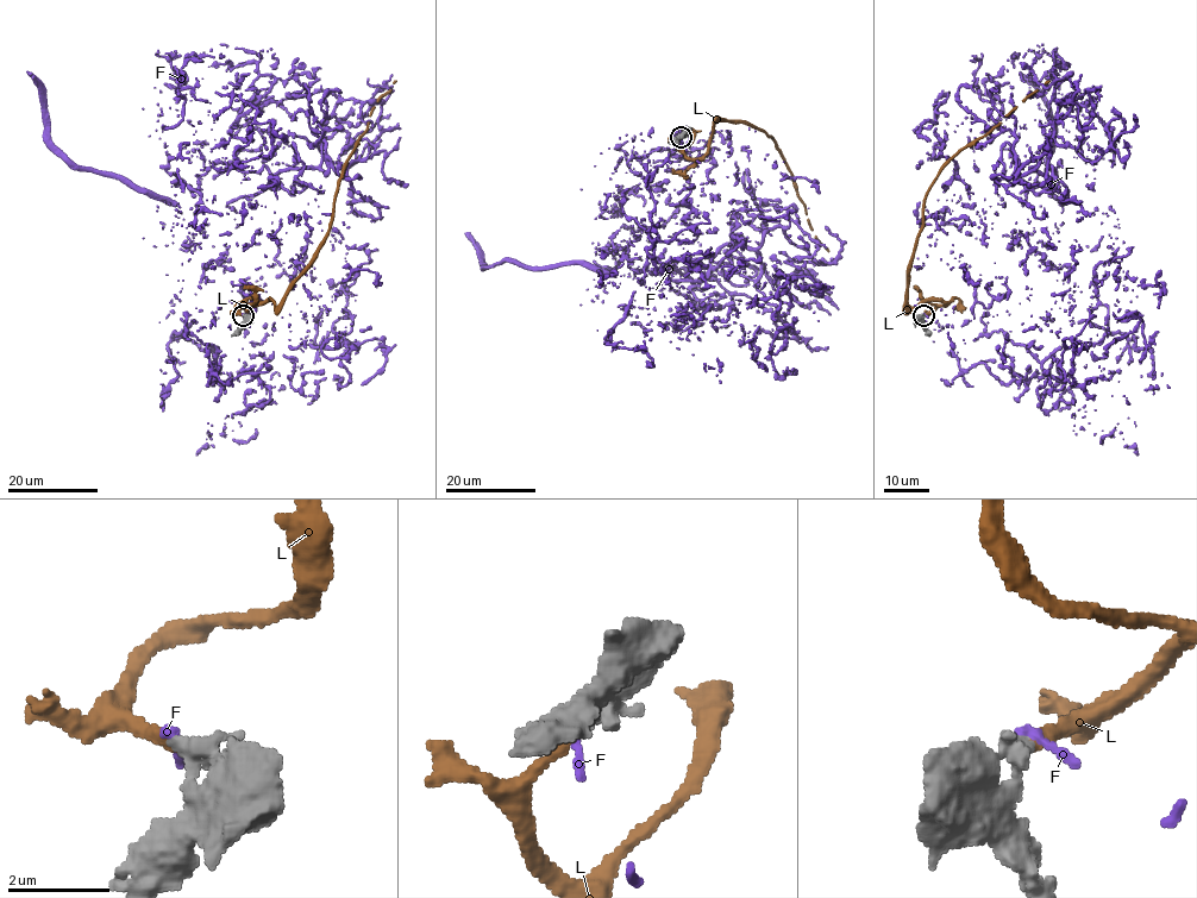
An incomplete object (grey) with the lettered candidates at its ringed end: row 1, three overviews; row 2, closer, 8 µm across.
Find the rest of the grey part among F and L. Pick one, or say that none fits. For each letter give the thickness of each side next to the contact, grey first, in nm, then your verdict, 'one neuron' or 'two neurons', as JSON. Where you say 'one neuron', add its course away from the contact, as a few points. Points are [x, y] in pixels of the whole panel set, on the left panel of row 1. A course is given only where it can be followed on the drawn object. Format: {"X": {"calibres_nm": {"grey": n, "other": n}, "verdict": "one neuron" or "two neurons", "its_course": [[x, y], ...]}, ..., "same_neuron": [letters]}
{"F": {"calibres_nm": {"grey": 280, "other": 190}, "verdict": "two neurons"}, "L": {"calibres_nm": {"grey": 280, "other": 280}, "verdict": "one neuron", "its_course": [[244, 315], [242, 307], [280, 303], [309, 263], [330, 226], [348, 158], [395, 81]]}, "same_neuron": ["L"]}

